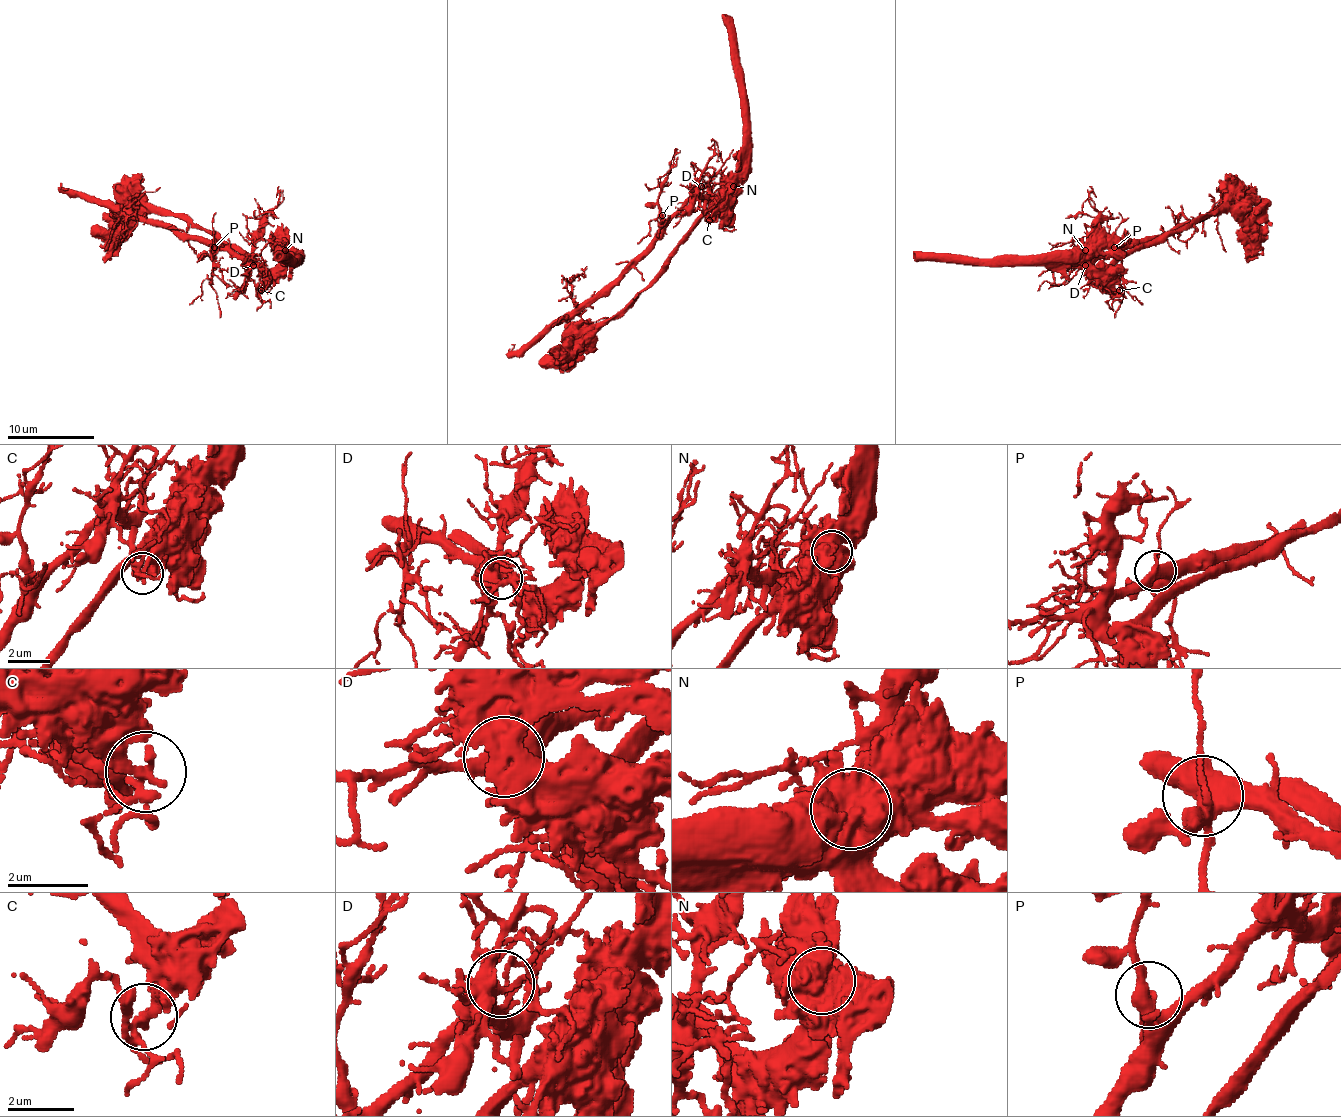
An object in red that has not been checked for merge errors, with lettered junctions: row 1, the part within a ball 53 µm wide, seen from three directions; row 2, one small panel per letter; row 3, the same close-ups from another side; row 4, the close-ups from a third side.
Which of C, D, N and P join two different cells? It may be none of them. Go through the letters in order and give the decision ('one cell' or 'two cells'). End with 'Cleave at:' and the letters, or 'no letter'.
C: two cells
D: one cell
N: one cell
P: one cell
Cleave at: C

